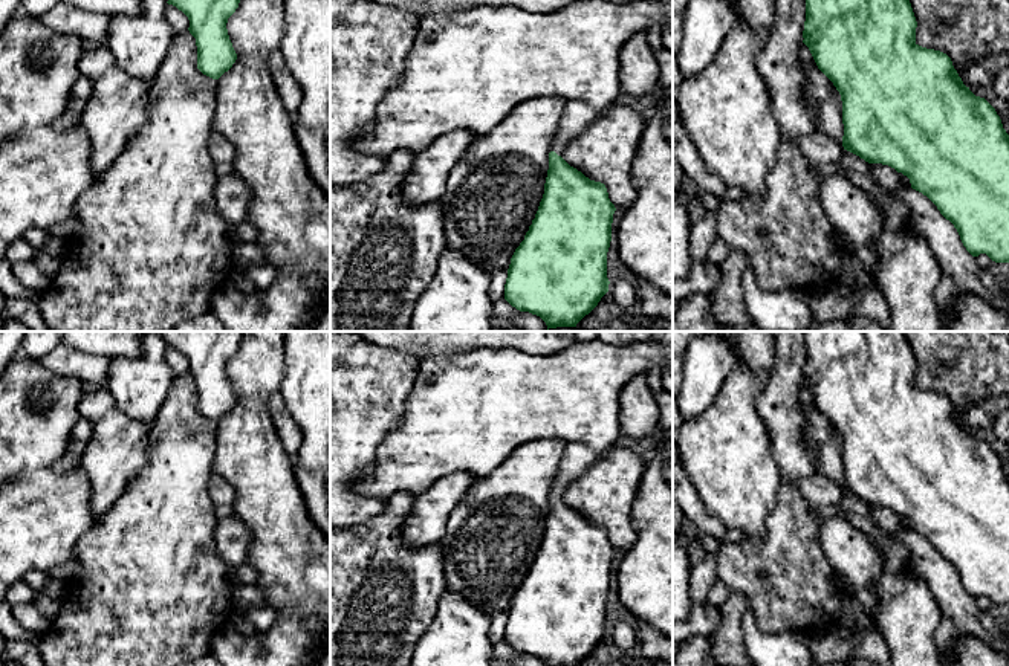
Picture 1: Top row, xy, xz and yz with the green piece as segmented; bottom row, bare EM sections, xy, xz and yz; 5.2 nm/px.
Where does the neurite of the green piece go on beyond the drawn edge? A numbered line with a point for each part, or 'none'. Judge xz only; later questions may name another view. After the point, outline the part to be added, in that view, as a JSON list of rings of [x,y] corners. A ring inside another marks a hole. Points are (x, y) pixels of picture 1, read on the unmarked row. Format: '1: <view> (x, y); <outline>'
1: xz (577, 457); [[[567,443],[550,493],[561,498],[567,487],[579,478],[589,466],[605,457],[607,452],[608,451],[595,452],[592,448],[581,443]]]

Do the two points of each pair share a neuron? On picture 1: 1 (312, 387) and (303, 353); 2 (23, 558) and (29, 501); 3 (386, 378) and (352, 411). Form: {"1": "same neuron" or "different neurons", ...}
{"1": "same neuron", "2": "same neuron", "3": "same neuron"}

